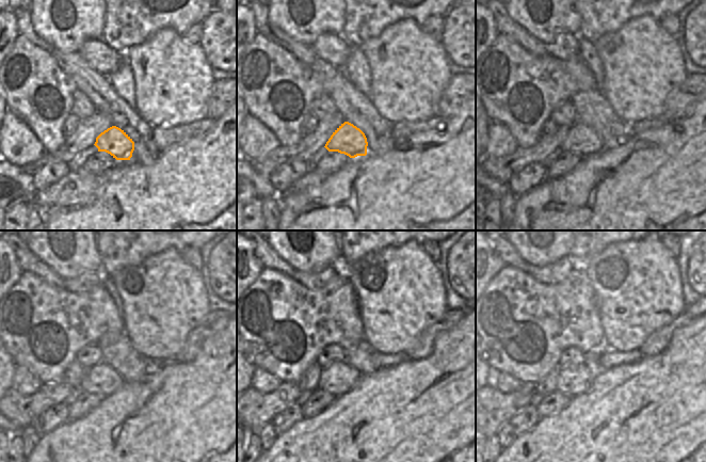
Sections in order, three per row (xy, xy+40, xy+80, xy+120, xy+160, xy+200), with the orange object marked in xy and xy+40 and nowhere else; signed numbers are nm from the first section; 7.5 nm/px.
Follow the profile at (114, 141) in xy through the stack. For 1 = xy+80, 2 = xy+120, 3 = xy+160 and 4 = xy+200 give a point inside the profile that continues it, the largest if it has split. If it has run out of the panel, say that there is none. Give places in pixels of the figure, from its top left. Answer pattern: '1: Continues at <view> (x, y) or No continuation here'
1: Continues at xy+80 (581, 140)
2: Continues at xy+120 (91, 383)
3: Continues at xy+160 (329, 381)
4: Continues at xy+200 (566, 379).

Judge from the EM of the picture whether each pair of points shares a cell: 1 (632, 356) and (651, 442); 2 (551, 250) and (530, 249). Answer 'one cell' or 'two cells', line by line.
1: two cells
2: one cell

